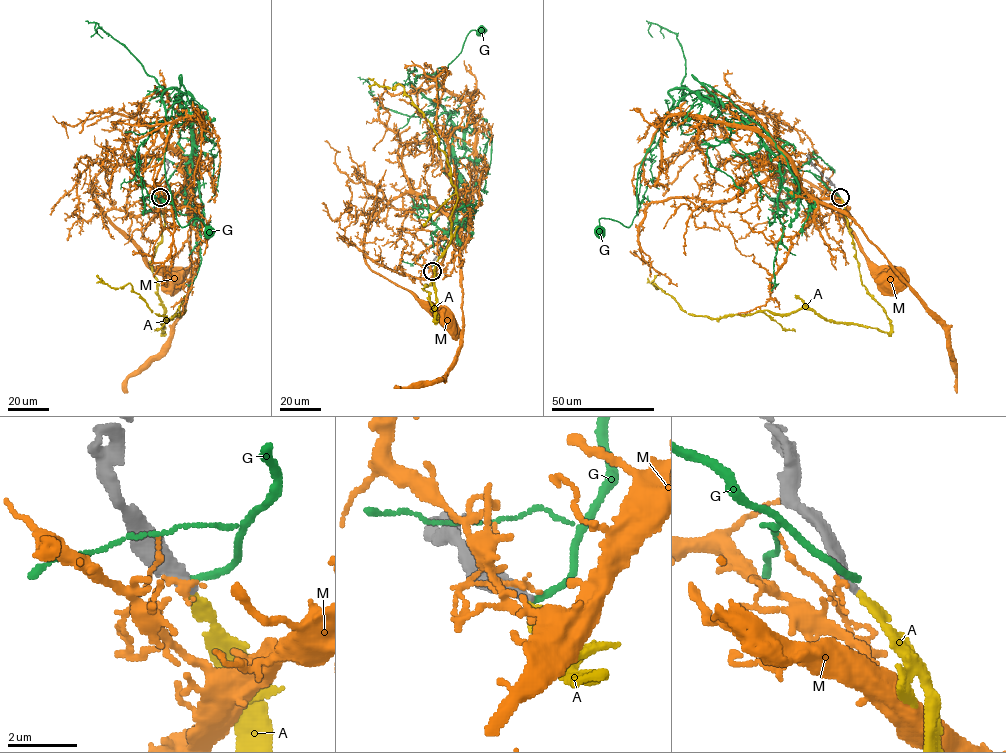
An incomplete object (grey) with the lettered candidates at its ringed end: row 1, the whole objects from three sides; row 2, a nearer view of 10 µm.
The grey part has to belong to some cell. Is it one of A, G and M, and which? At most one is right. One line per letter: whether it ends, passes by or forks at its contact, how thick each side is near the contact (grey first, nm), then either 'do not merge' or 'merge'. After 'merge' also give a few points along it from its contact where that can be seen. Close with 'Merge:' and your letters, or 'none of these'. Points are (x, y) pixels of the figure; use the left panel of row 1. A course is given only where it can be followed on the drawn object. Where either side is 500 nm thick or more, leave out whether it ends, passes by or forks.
A: it ends there; 320 nm thick on the grey side, 280 nm on the other; merge; it runs (161, 197), (152, 270), (163, 332), (162, 322), (184, 312), (157, 315), (129, 283), (96, 282)
G: it ends there; 320 nm thick on the grey side, 180 nm on the other; do not merge
M: it ends there; 440 nm thick on the grey side, 180 nm on the other; do not merge
Merge: A

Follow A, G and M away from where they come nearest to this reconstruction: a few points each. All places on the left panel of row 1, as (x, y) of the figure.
A: (161, 197), (152, 270), (163, 332), (162, 322), (184, 312), (157, 315), (129, 283), (96, 282)
G: (161, 197), (191, 150), (191, 126), (177, 88), (162, 95), (166, 180), (178, 223), (198, 218), (209, 232)
M: (160, 196), (167, 201), (186, 184), (188, 166), (171, 148), (112, 164), (93, 180), (100, 211), (174, 279)

